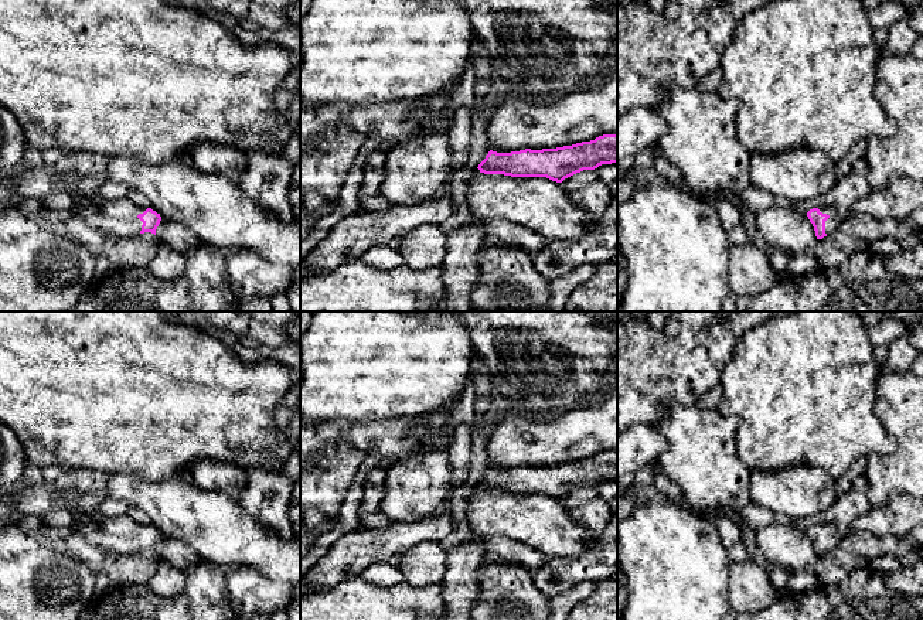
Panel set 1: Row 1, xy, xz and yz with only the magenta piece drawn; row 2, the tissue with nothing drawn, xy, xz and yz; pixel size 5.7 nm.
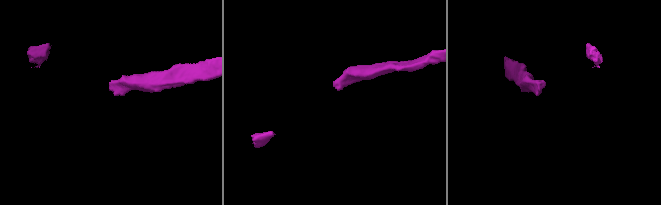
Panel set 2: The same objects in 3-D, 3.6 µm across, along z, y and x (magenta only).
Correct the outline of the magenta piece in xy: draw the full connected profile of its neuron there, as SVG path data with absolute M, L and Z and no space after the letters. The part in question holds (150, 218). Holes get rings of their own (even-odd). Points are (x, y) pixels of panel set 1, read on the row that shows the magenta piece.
M99 194L84 197L74 202L69 211L42 208L40 218L51 225L65 221L71 214L81 215L91 226L106 235L136 236L139 234L151 232L161 221L160 214L151 208L142 208L129 197L119 200L106 200Z

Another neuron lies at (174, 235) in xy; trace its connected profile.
M163 219L156 229L156 236L160 243L167 245L168 248L177 251L181 255L201 243L198 236L193 234L188 228Z

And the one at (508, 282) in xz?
M484 245L478 253L481 275L471 300L481 311L544 311L549 280L532 266L522 249Z

